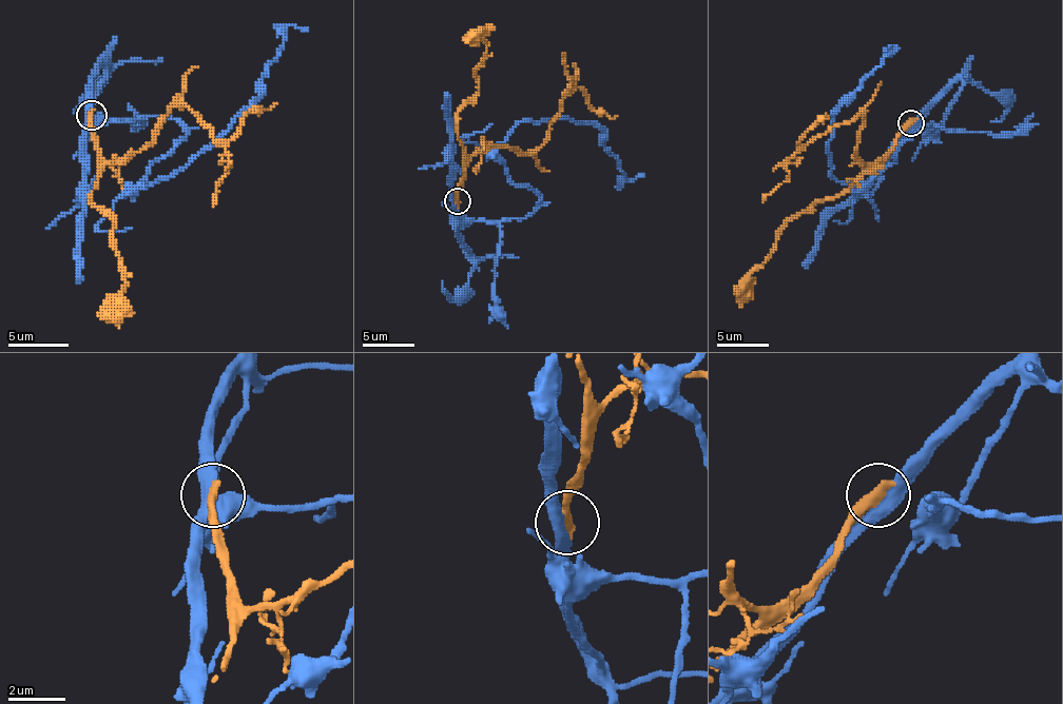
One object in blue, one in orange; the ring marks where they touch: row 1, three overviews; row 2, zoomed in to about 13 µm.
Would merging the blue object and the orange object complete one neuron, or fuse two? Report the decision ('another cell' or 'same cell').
another cell

